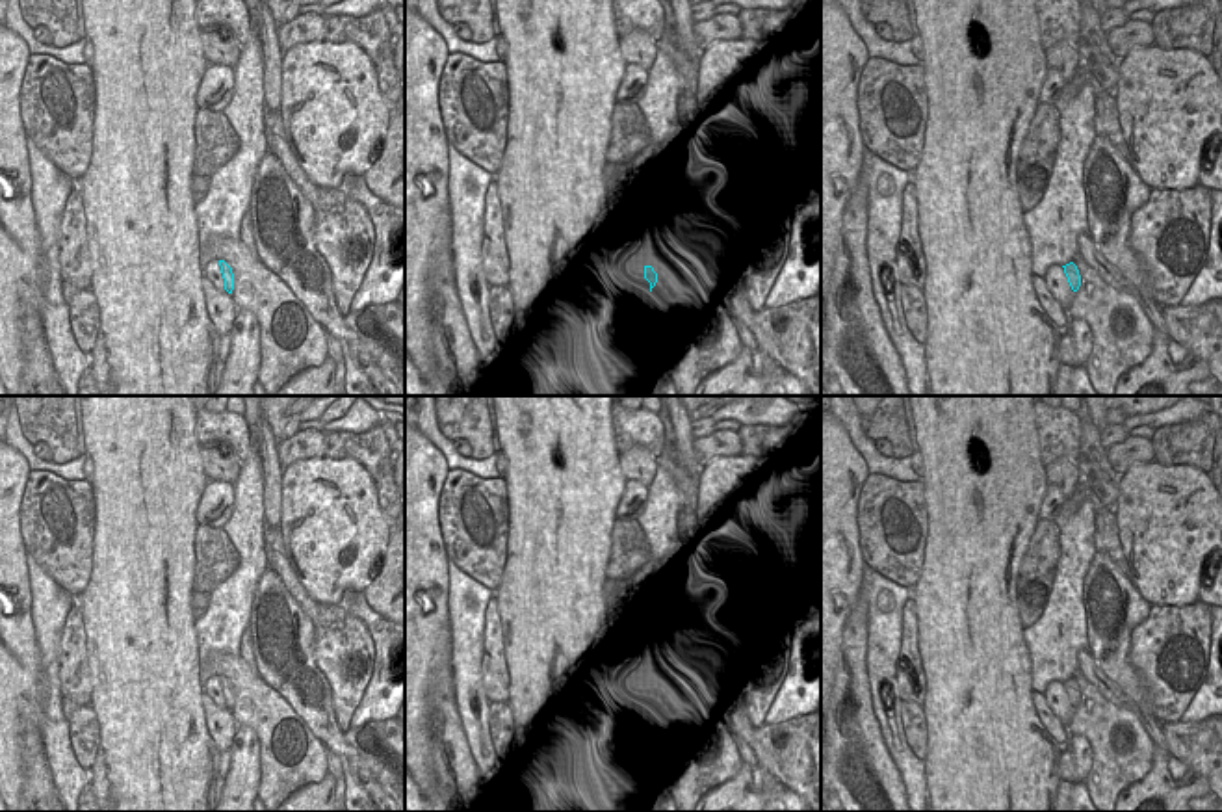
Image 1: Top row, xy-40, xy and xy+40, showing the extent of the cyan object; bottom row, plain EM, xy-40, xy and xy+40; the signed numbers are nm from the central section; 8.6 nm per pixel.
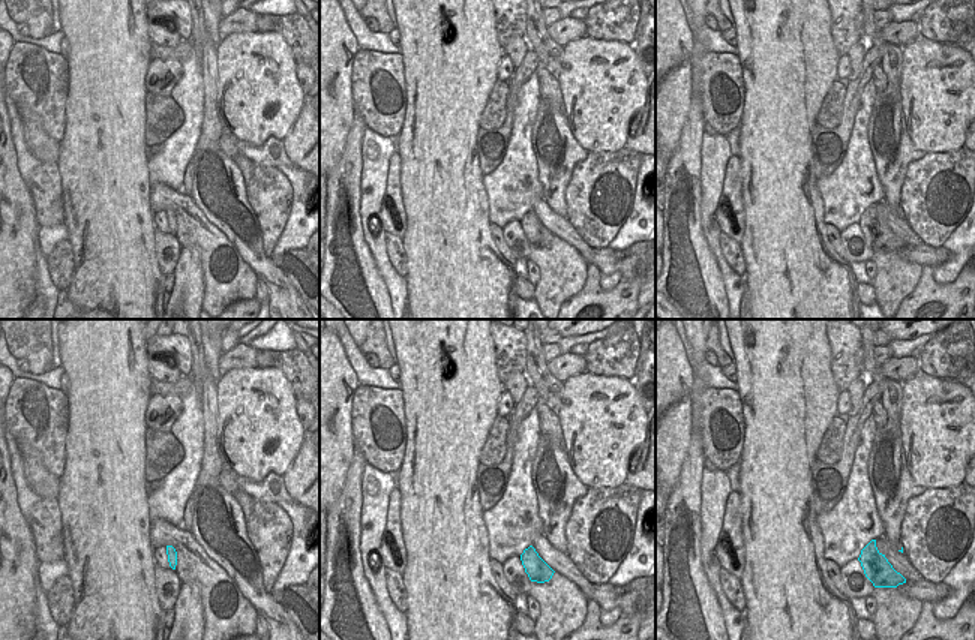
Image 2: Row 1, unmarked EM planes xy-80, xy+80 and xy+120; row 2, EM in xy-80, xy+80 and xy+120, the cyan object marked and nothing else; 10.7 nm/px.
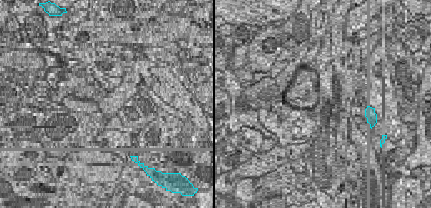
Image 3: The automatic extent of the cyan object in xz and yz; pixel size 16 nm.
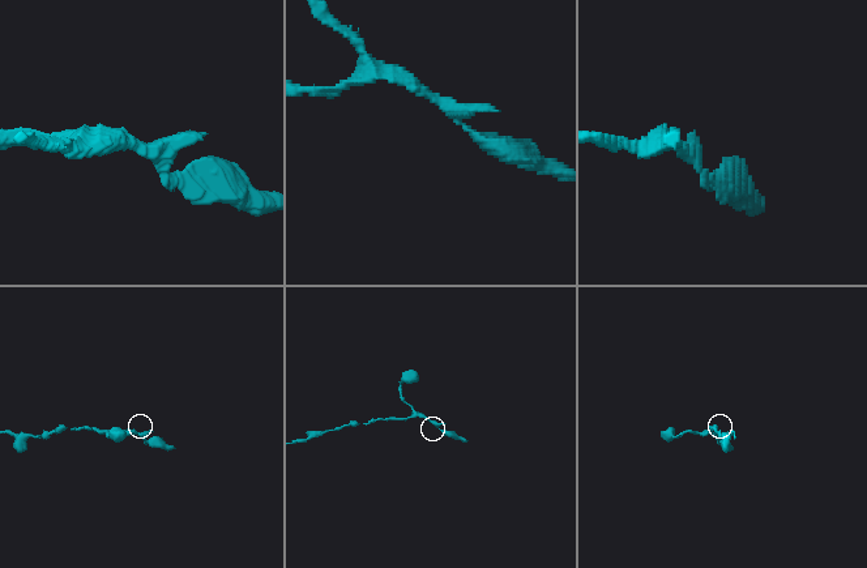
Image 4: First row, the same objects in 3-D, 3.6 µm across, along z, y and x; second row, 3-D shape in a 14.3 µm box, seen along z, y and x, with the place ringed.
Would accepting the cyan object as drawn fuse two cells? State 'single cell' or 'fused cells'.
single cell

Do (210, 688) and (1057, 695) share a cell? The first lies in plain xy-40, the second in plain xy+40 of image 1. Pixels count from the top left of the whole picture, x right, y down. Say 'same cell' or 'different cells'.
same cell

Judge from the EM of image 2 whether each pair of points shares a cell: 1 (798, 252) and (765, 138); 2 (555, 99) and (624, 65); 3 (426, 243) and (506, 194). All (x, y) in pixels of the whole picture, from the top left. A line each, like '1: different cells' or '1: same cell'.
1: same cell
2: different cells
3: different cells

